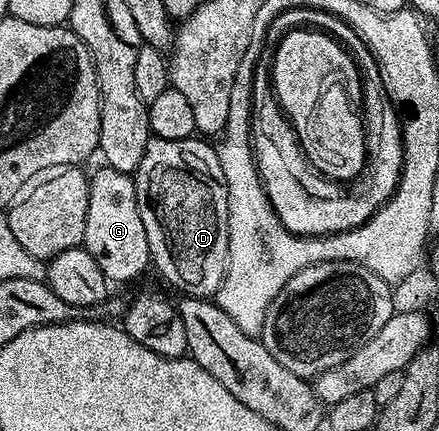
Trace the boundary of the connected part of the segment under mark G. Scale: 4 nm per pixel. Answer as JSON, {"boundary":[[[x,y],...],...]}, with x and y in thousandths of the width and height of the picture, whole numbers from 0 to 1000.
{"boundary":[[[248,385],[230,387],[203,401],[200,506],[191,513],[187,566],[200,589],[219,599],[219,617],[237,626],[244,650],[262,661],[287,659],[310,647],[333,619],[344,619],[337,543],[328,543],[303,406]]]}

